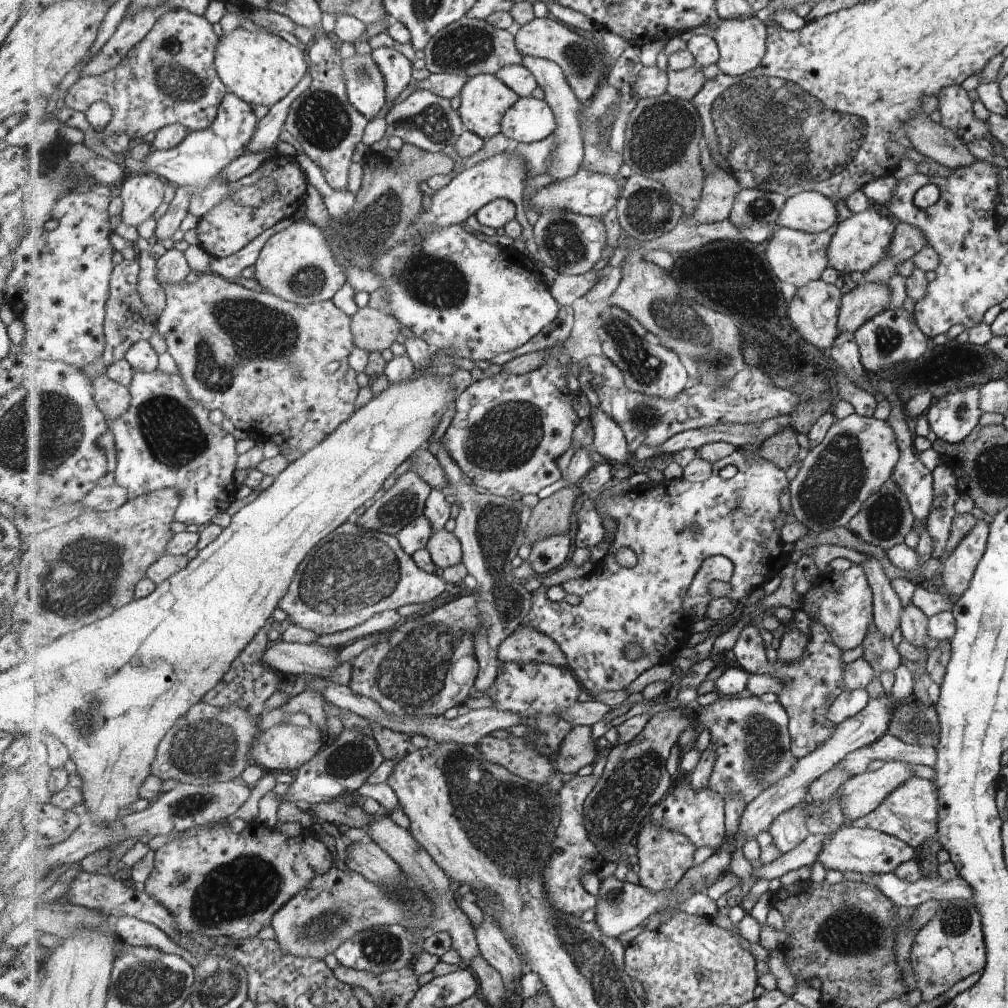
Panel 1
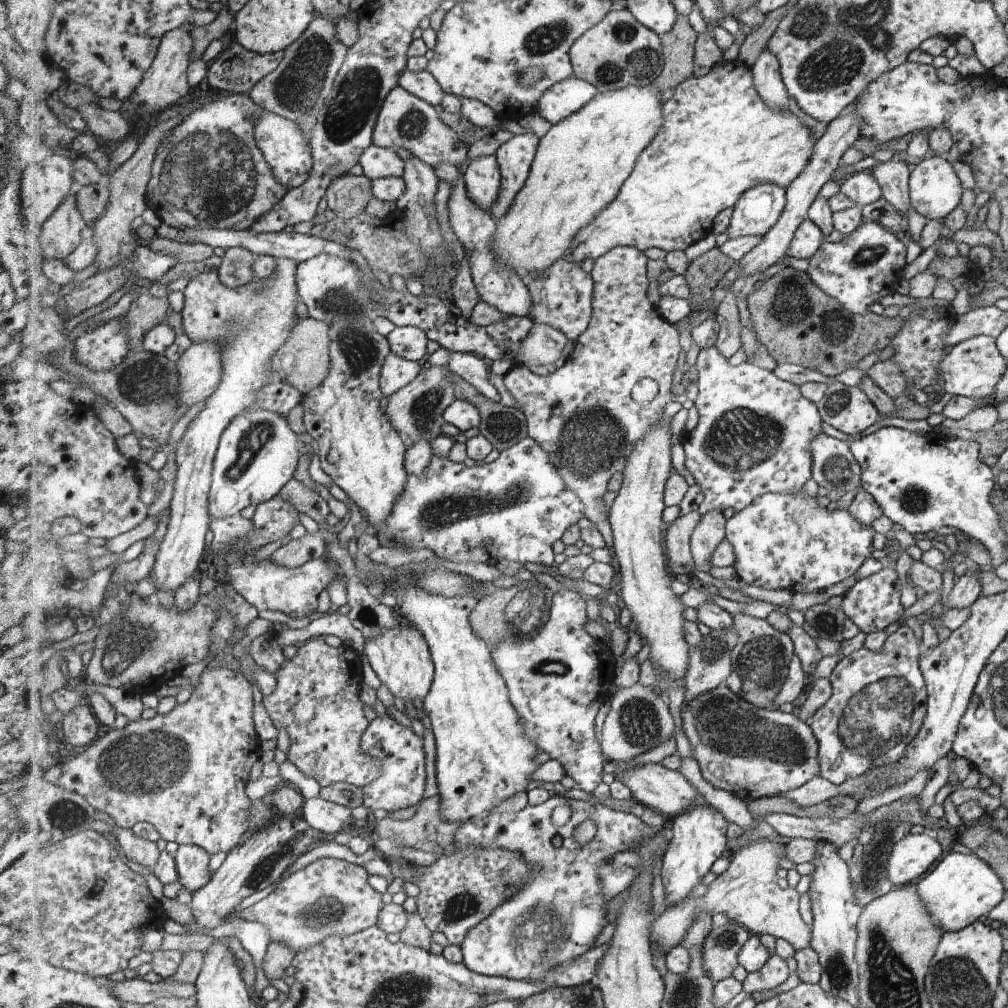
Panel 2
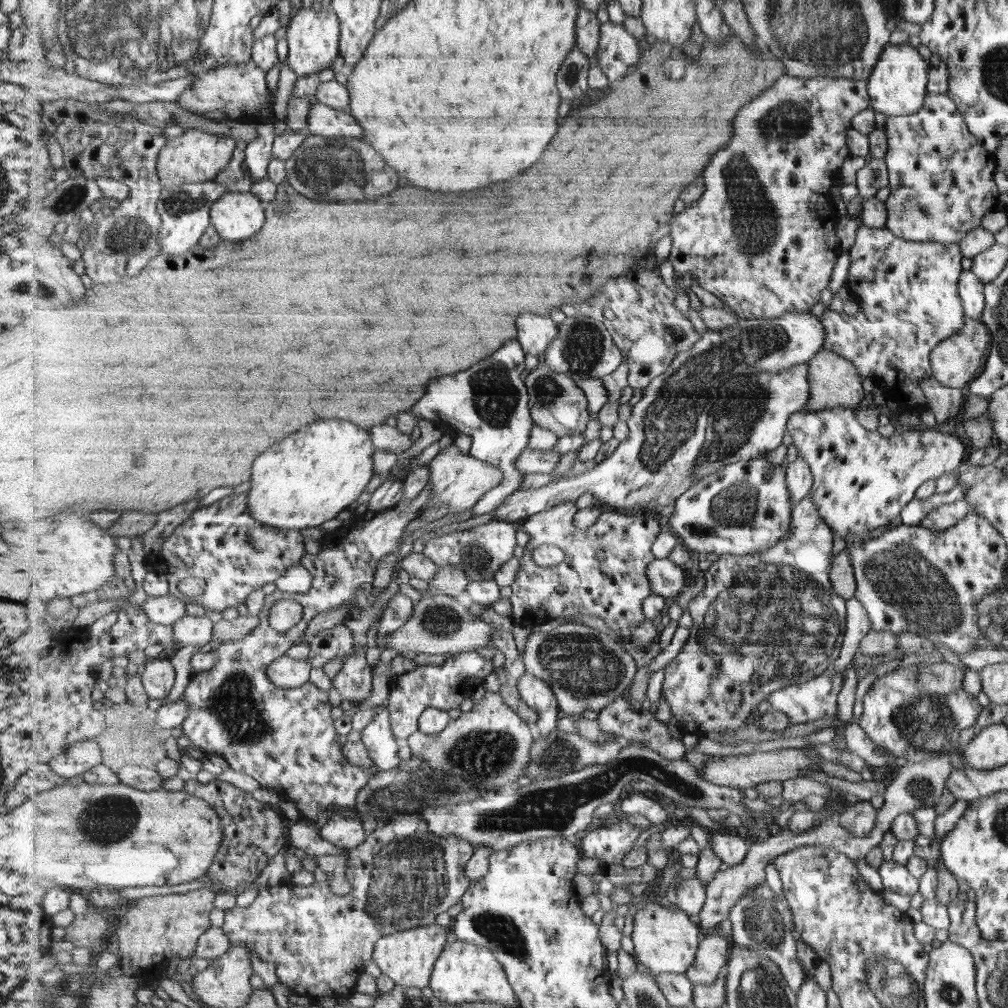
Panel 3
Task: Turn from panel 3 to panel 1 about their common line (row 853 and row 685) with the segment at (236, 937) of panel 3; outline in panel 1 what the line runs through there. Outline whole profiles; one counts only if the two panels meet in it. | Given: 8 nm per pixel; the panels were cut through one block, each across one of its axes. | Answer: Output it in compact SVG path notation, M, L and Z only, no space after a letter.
M478 591L474 594L460 596L455 598L444 605L441 605L433 609L430 613L424 615L417 615L416 617L410 616L403 620L399 626L393 629L390 636L381 636L379 643L372 644L366 648L358 657L354 659L353 676L350 682L350 687L355 694L366 696L375 700L385 712L397 716L397 718L433 718L436 716L449 716L452 715L455 706L459 706L467 700L471 691L474 689L474 681L478 676L478 665L476 658L476 636L480 632L481 626L483 626L483 618L481 618L481 594Z

